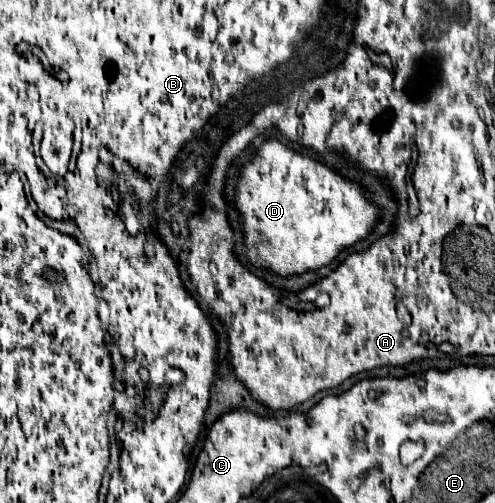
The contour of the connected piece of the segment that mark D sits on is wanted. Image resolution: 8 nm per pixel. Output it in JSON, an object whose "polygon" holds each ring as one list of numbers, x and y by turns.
{"polygon":[[271,138,255,152,255,158,245,164,241,180,237,182,235,206,243,218,243,234,247,244,247,258,255,266,267,266,275,274,301,274,305,270,317,270,329,264,343,248,363,240,379,216,375,200,365,194,355,182,333,174,325,164,315,158,301,154,277,138]]}

